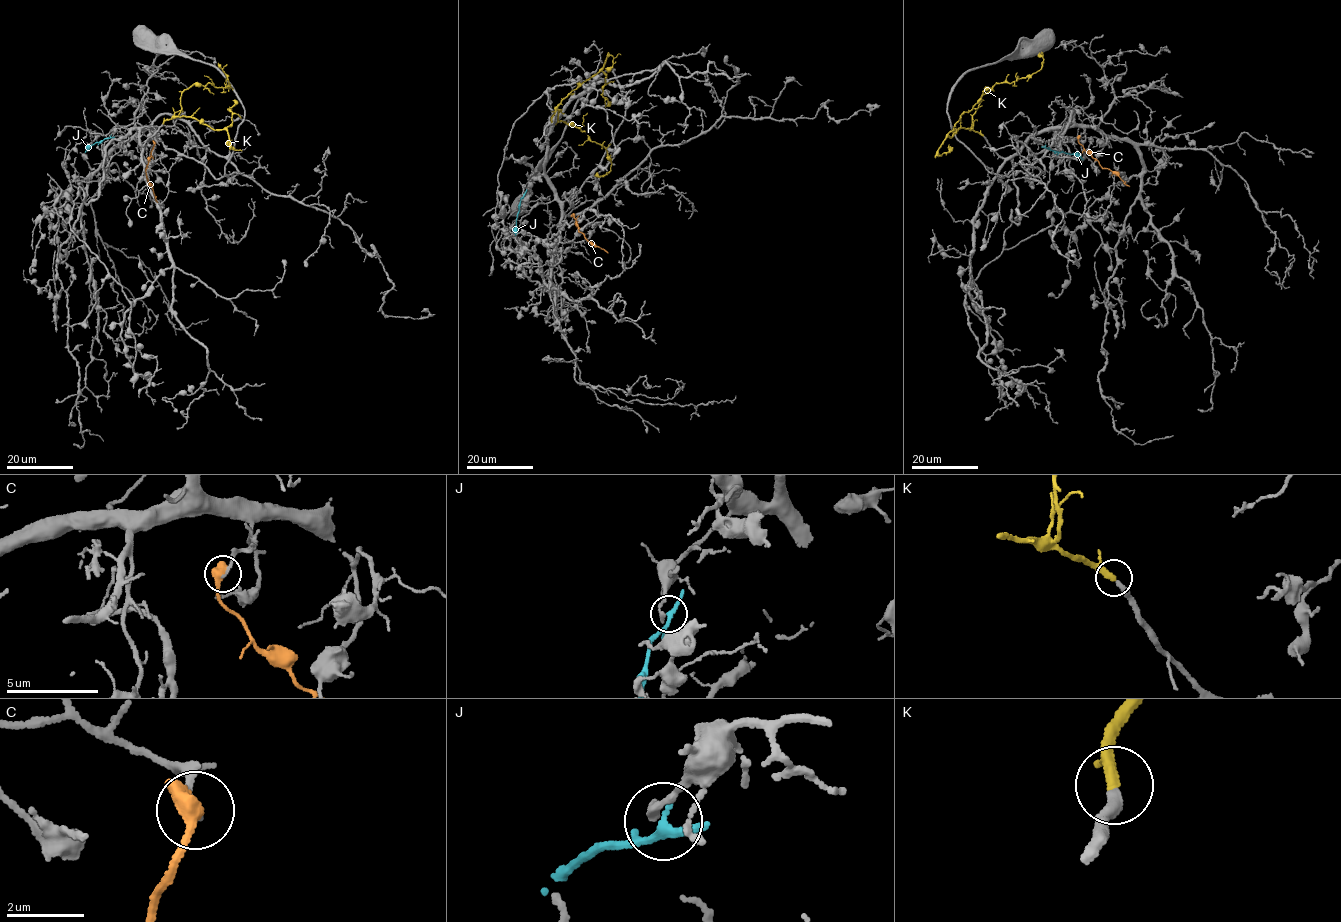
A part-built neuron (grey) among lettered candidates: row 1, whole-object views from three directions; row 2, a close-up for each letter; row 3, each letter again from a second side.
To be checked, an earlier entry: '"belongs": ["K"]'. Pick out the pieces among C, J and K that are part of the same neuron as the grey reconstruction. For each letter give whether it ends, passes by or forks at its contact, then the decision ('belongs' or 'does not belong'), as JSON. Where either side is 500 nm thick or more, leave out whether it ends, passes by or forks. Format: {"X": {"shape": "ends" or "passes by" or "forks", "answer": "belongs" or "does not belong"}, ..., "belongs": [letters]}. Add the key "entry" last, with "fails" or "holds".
{"C": {"answer": "does not belong"}, "J": {"shape": "passes by", "answer": "does not belong"}, "K": {"shape": "passes by", "answer": "belongs"}, "belongs": ["K"], "entry": "holds"}

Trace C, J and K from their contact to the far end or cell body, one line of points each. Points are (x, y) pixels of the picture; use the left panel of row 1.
C: (155, 143), (145, 173), (157, 202)
J: (110, 136), (84, 152)
K: (163, 123), (180, 112), (182, 93), (194, 84), (211, 83), (225, 88), (229, 85), (227, 74), (218, 63)

